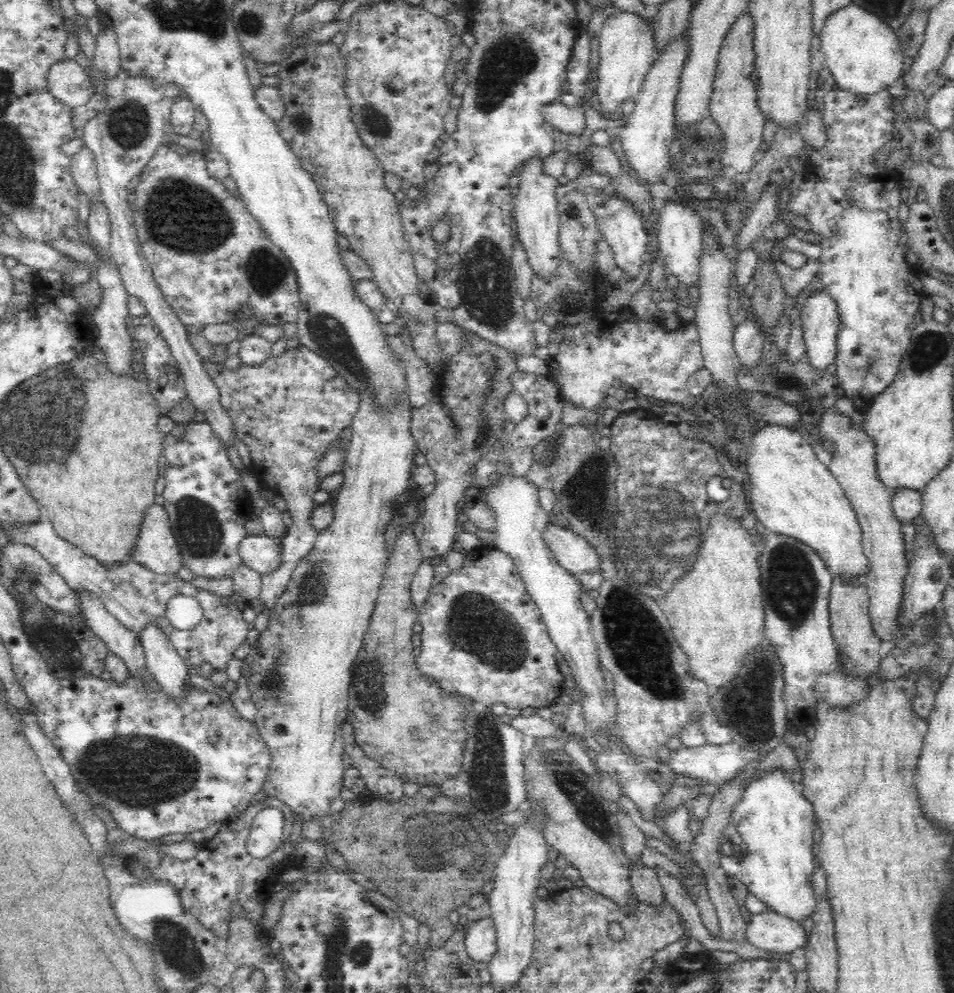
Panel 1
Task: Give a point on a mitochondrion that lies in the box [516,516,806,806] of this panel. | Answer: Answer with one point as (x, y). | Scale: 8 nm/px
(640, 648)

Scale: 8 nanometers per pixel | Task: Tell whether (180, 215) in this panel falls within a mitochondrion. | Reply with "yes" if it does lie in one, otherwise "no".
yes

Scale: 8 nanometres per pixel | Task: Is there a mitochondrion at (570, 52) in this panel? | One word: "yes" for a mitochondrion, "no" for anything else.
no

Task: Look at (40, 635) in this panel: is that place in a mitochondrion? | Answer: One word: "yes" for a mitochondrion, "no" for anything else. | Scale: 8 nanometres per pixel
no

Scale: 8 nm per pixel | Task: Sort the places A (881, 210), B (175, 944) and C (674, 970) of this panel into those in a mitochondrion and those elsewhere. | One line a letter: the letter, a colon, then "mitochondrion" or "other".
A: other
B: mitochondrion
C: other

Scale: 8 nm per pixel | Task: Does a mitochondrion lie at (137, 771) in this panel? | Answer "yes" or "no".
yes

